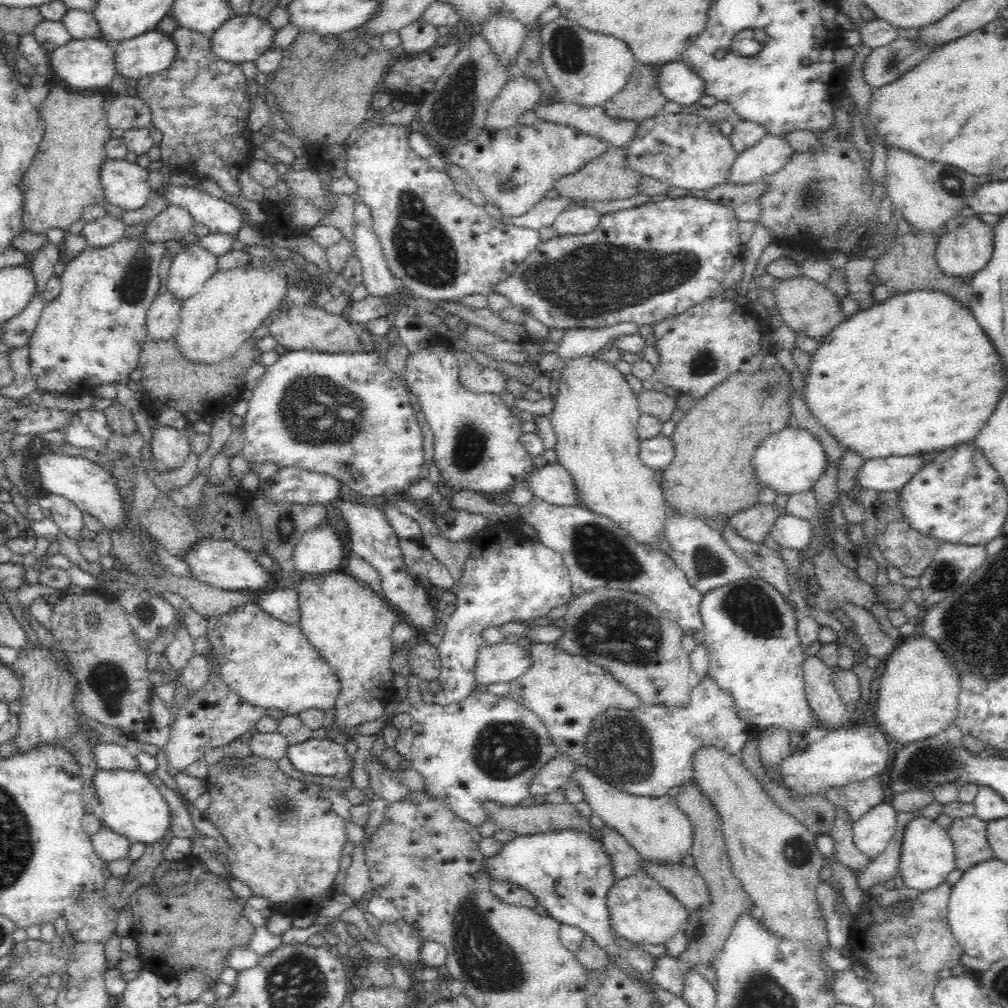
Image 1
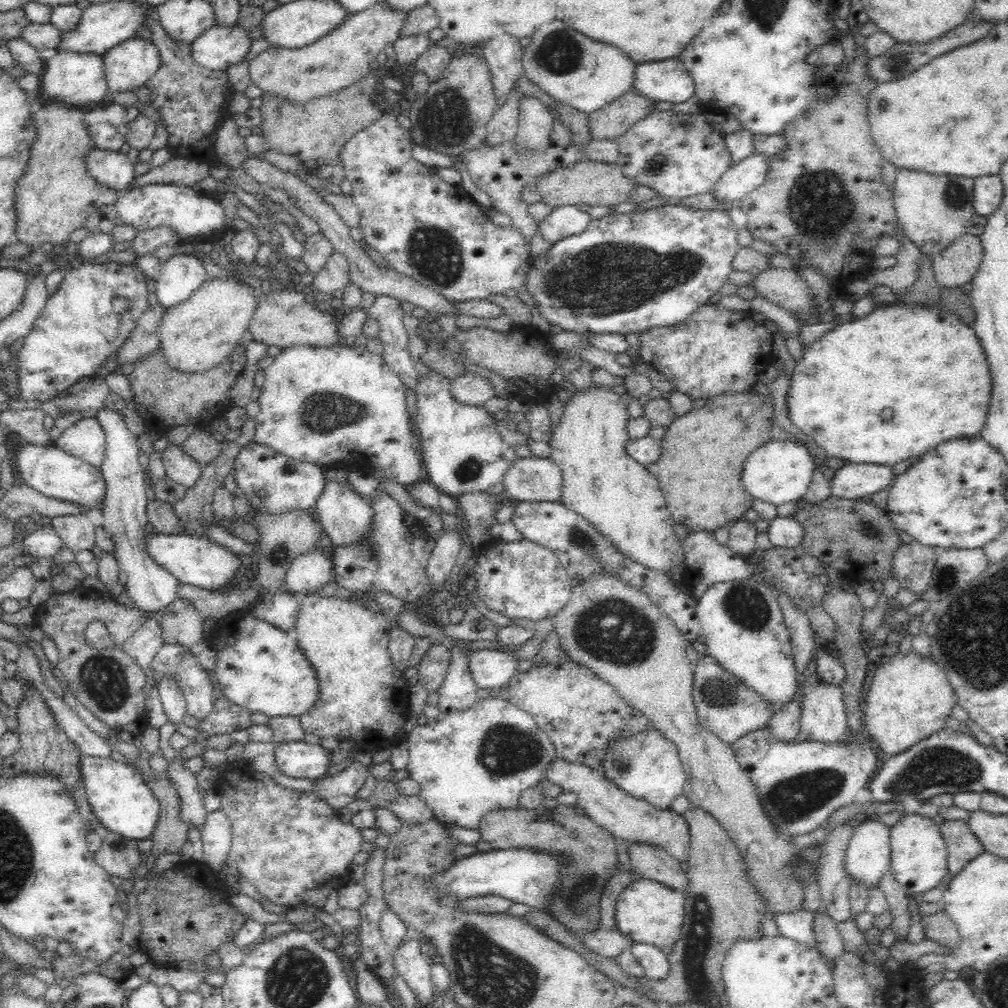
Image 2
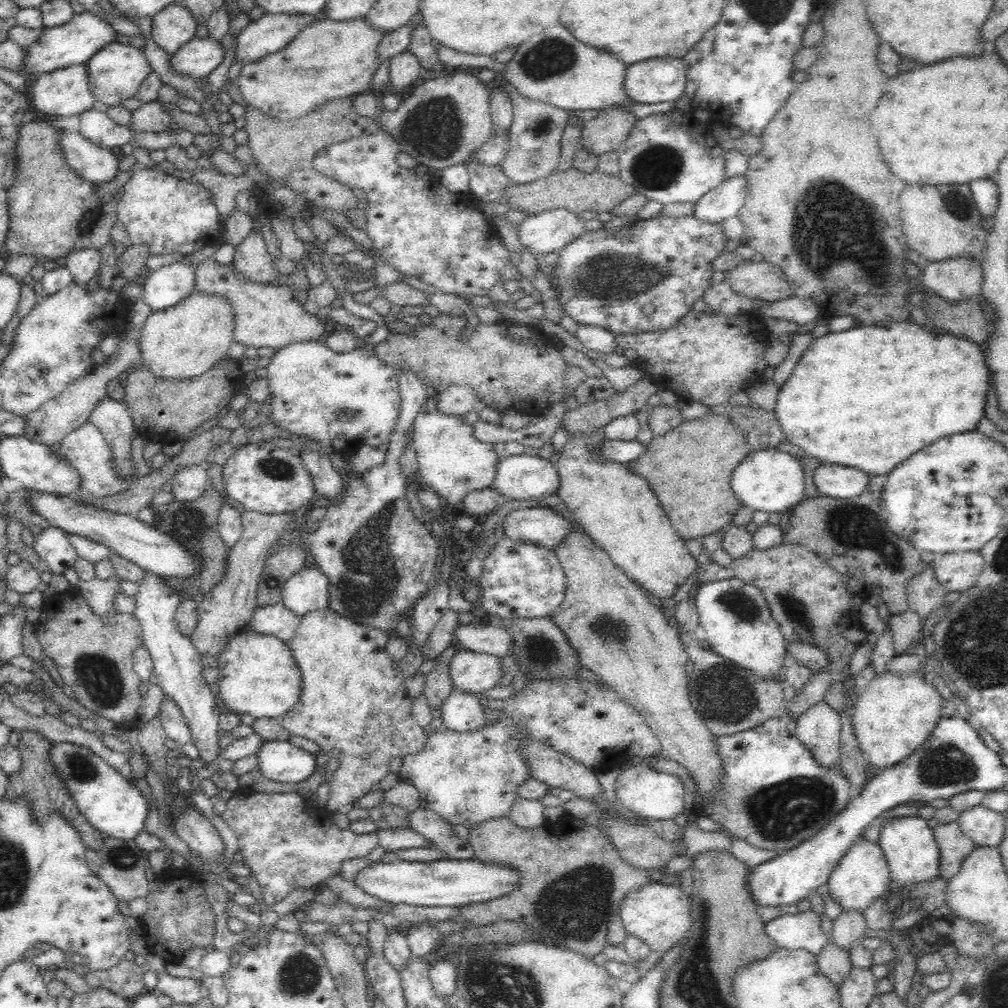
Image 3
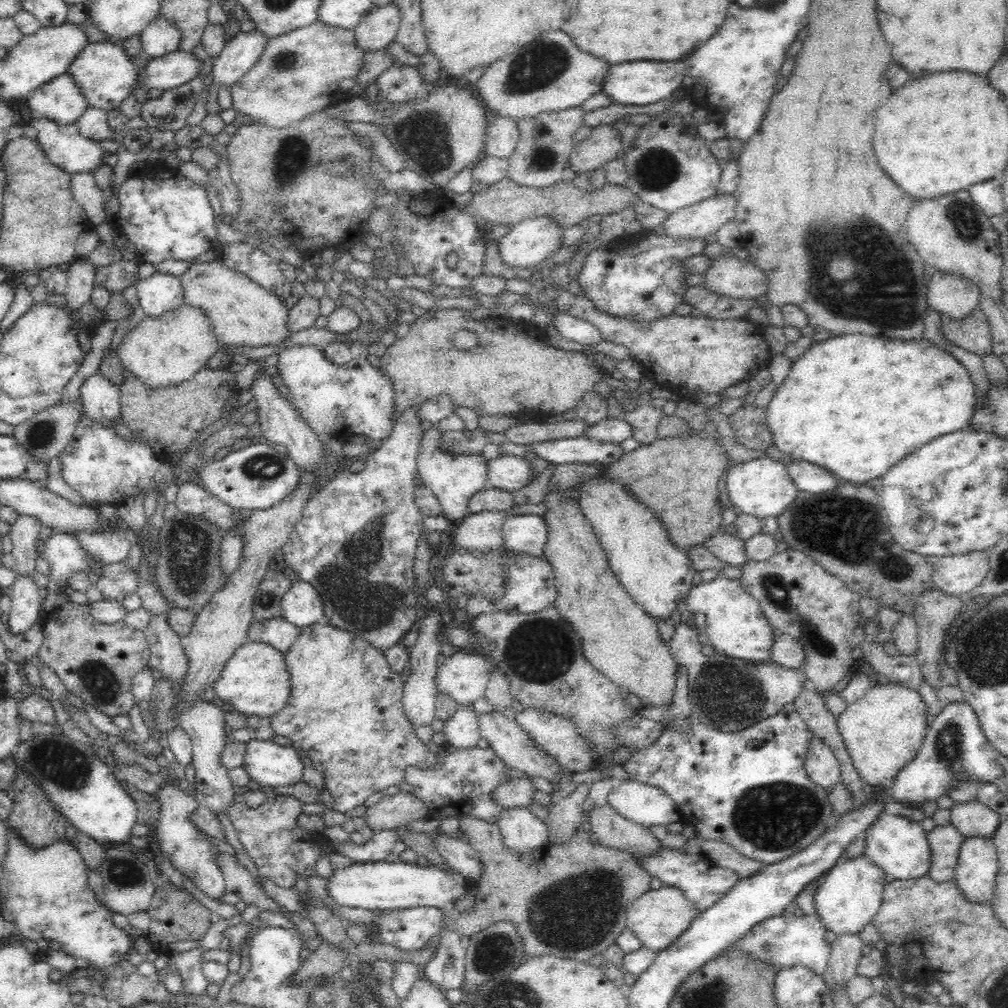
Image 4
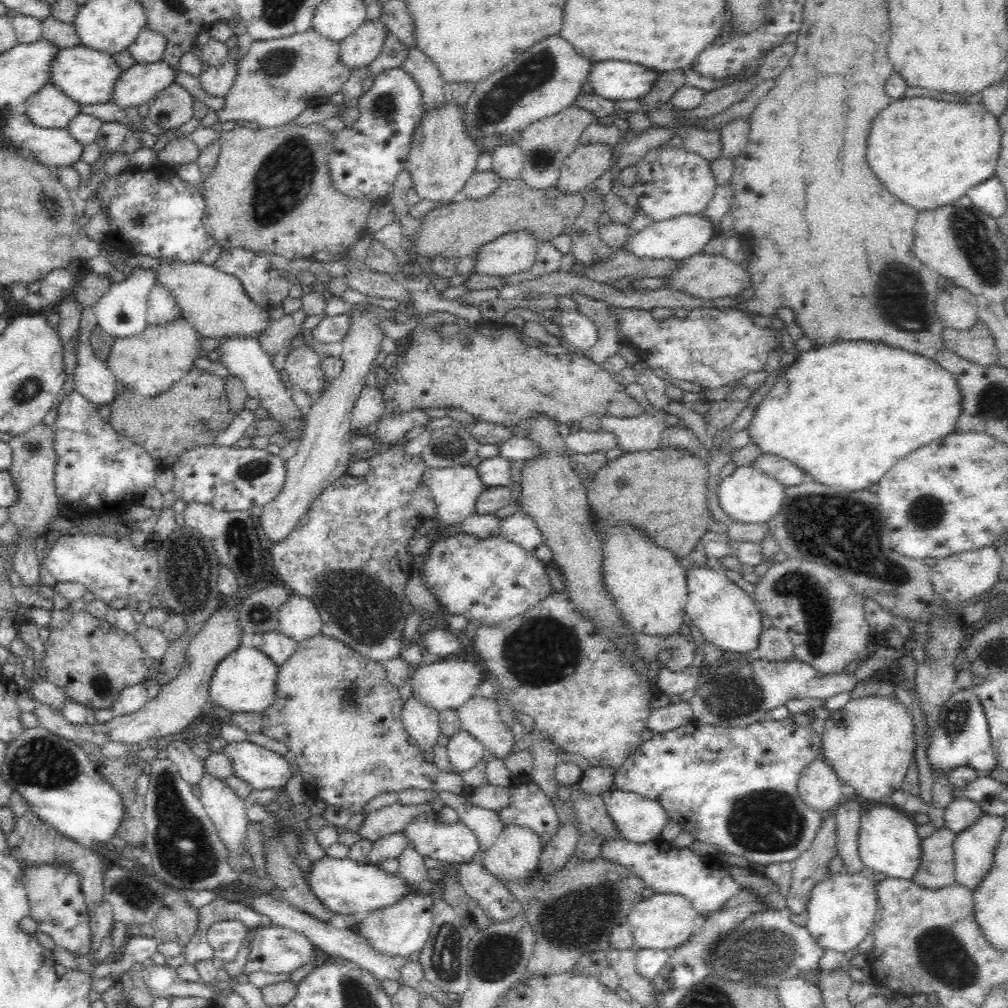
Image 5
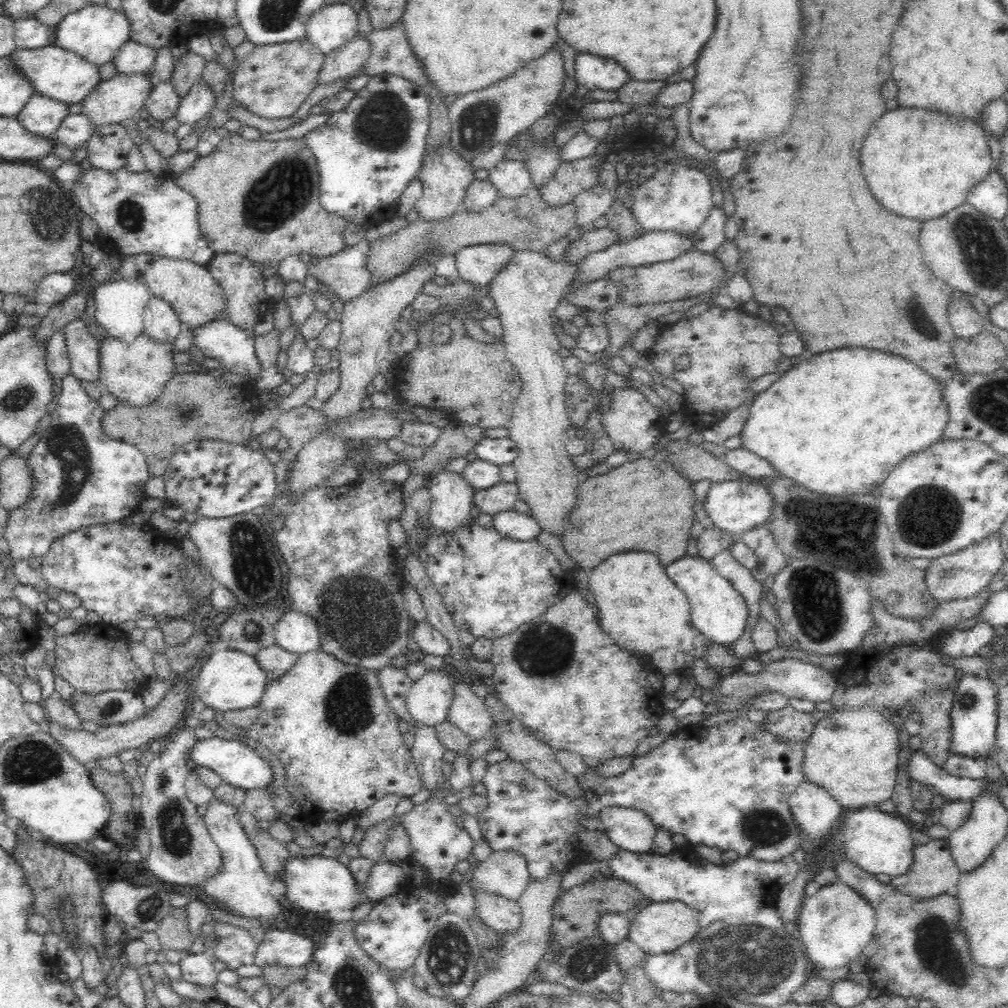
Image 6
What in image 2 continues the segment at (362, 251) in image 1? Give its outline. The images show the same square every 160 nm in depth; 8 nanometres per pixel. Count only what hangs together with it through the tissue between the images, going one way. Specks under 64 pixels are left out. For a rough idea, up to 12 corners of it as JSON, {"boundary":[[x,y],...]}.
{"boundary":[[376,295],[368,316],[378,321],[386,365],[406,392],[422,370],[409,351],[400,301]]}

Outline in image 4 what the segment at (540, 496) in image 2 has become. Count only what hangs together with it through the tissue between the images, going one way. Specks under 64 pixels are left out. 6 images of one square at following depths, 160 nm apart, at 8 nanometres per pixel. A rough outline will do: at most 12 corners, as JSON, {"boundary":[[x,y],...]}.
{"boundary":[[500,455],[487,461],[485,489],[514,492],[532,482],[530,463]]}

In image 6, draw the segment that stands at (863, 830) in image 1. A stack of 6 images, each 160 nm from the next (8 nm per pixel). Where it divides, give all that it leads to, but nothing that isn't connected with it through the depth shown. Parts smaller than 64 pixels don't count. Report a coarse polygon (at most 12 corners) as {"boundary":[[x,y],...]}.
{"boundary":[[839,881],[800,907],[814,972],[848,966],[873,939],[874,909]]}

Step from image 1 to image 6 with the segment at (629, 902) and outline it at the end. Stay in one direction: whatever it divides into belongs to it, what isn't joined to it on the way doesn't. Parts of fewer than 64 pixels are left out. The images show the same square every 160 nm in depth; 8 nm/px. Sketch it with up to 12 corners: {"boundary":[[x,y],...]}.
{"boundary":[[654,902],[630,921],[647,956],[673,952],[699,926],[684,902]]}

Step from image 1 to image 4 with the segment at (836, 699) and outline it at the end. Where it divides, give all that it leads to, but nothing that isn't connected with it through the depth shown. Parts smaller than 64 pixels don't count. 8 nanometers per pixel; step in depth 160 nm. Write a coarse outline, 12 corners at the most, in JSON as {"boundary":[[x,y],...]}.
{"boundary":[[816,736],[804,769],[810,781],[830,790],[840,782],[836,755]]}

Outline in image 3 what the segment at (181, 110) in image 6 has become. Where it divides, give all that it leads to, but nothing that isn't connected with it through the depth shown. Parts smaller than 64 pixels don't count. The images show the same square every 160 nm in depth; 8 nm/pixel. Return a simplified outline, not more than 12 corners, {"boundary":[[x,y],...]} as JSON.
{"boundary":[[322,12],[264,13],[234,38],[244,66],[282,50]]}

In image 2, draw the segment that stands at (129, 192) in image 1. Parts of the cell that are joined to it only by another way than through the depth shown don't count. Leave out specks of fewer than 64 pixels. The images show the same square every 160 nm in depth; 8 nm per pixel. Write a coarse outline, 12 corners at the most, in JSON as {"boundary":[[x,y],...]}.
{"boundary":[[88,148],[86,171],[98,184],[125,192],[135,164],[127,154]]}

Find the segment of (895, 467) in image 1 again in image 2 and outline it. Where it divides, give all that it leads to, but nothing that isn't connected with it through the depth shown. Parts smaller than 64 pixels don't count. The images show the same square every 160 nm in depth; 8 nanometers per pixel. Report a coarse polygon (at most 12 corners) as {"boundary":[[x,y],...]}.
{"boundary":[[846,463],[830,494],[869,498],[894,483],[891,465]]}

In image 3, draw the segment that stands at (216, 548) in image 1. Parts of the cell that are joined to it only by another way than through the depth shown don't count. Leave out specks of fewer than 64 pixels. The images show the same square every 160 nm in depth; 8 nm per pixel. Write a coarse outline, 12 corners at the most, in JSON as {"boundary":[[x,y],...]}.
{"boundary":[[28,491],[32,512],[148,573],[188,578],[196,557],[139,518]]}

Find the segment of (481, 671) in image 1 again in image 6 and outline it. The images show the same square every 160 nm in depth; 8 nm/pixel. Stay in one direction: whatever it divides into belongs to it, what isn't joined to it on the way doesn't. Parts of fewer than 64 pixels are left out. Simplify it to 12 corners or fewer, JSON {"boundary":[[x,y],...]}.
{"boundary":[[427,670],[406,696],[411,722],[447,720],[459,682],[448,670]]}

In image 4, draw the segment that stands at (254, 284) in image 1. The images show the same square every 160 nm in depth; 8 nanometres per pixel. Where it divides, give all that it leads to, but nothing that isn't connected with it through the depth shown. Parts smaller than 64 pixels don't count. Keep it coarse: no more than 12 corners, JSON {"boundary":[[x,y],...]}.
{"boundary":[[200,307],[146,317],[117,346],[147,388],[205,368],[219,339]]}

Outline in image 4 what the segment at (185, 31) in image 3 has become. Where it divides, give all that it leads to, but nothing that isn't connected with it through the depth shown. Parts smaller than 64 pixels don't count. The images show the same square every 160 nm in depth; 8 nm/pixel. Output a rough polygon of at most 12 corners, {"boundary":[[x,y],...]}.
{"boundary":[[166,17],[138,34],[146,59],[175,51],[182,35]]}

